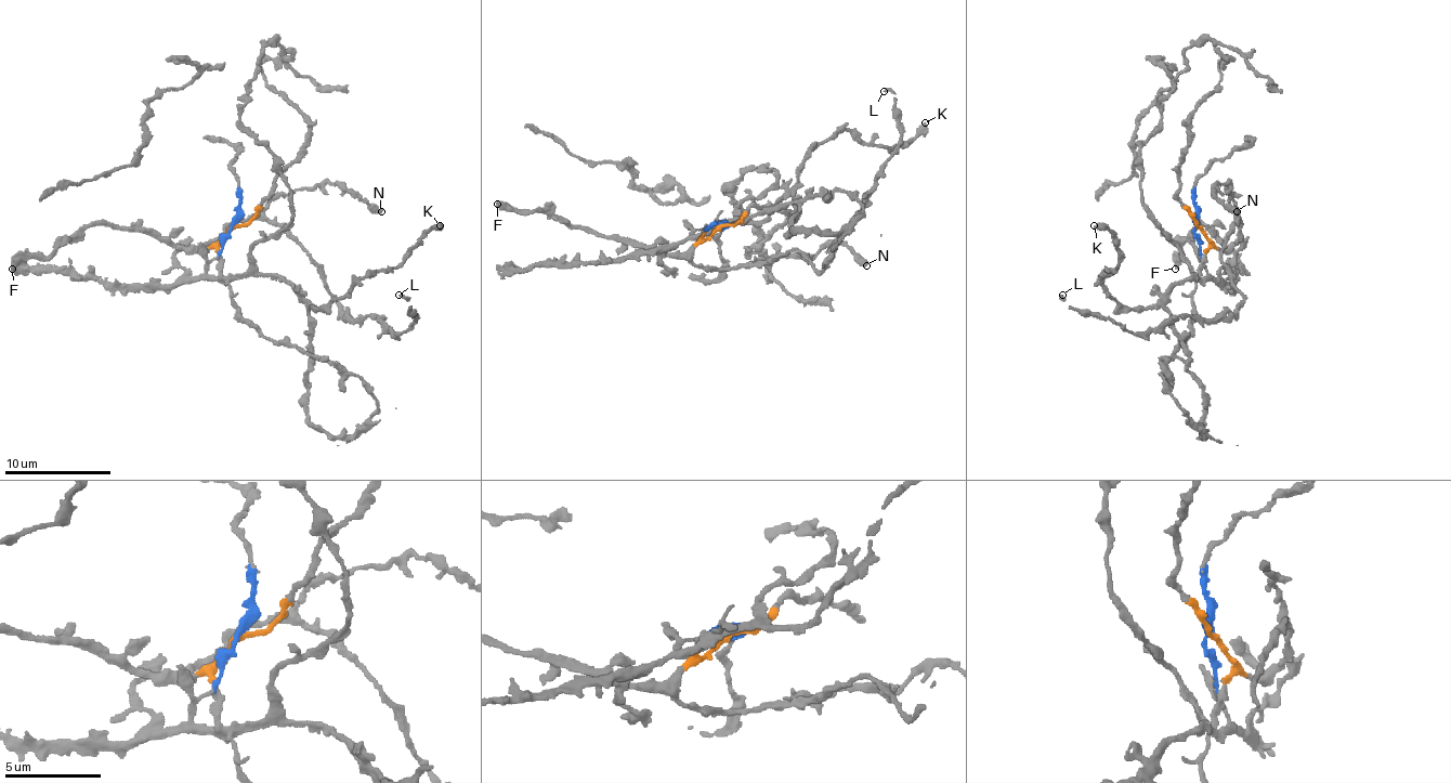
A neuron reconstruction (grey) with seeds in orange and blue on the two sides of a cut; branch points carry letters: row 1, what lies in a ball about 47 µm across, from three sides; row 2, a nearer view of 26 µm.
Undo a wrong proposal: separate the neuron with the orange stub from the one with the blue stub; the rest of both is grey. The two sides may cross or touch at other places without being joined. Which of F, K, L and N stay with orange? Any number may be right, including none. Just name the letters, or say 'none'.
F, L, N

